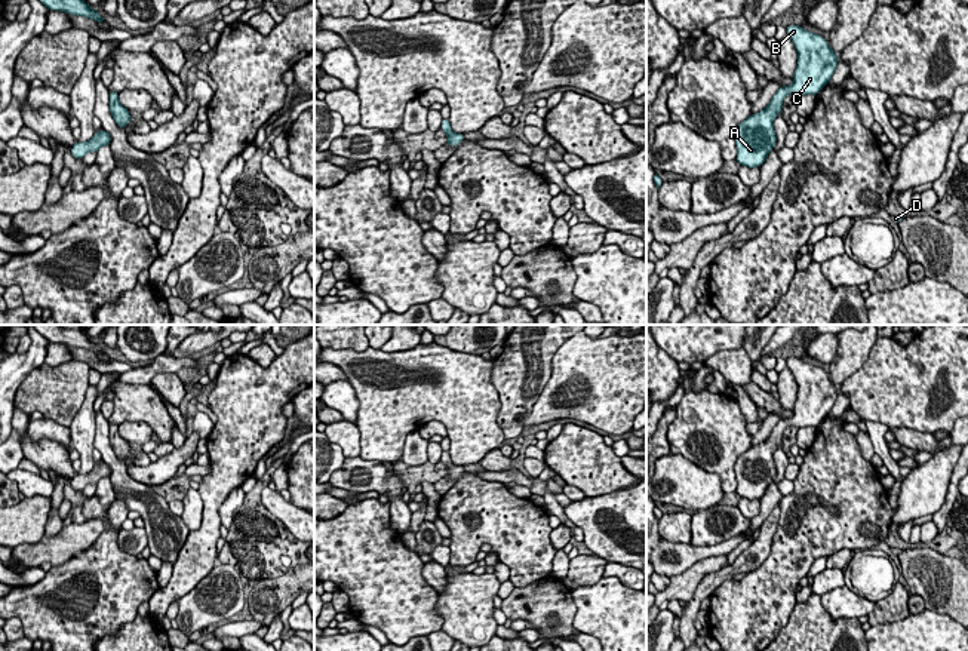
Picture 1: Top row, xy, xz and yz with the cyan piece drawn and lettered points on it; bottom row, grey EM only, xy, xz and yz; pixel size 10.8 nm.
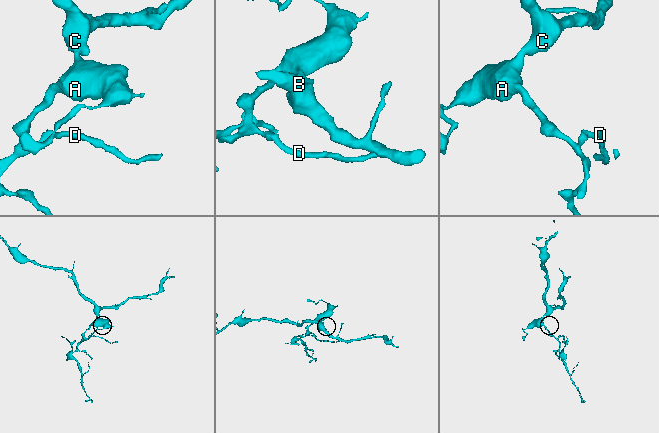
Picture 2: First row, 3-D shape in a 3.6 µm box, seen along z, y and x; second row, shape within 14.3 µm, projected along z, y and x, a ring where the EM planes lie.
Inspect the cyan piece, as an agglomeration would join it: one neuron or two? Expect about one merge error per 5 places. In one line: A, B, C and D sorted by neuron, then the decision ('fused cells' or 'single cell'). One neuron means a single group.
A B C D; single cell

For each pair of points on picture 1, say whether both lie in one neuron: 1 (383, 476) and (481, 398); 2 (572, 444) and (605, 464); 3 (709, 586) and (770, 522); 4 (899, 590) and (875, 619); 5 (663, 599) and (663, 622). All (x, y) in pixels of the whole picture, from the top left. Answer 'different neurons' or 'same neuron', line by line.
1: different neurons
2: same neuron
3: same neuron
4: same neuron
5: different neurons

